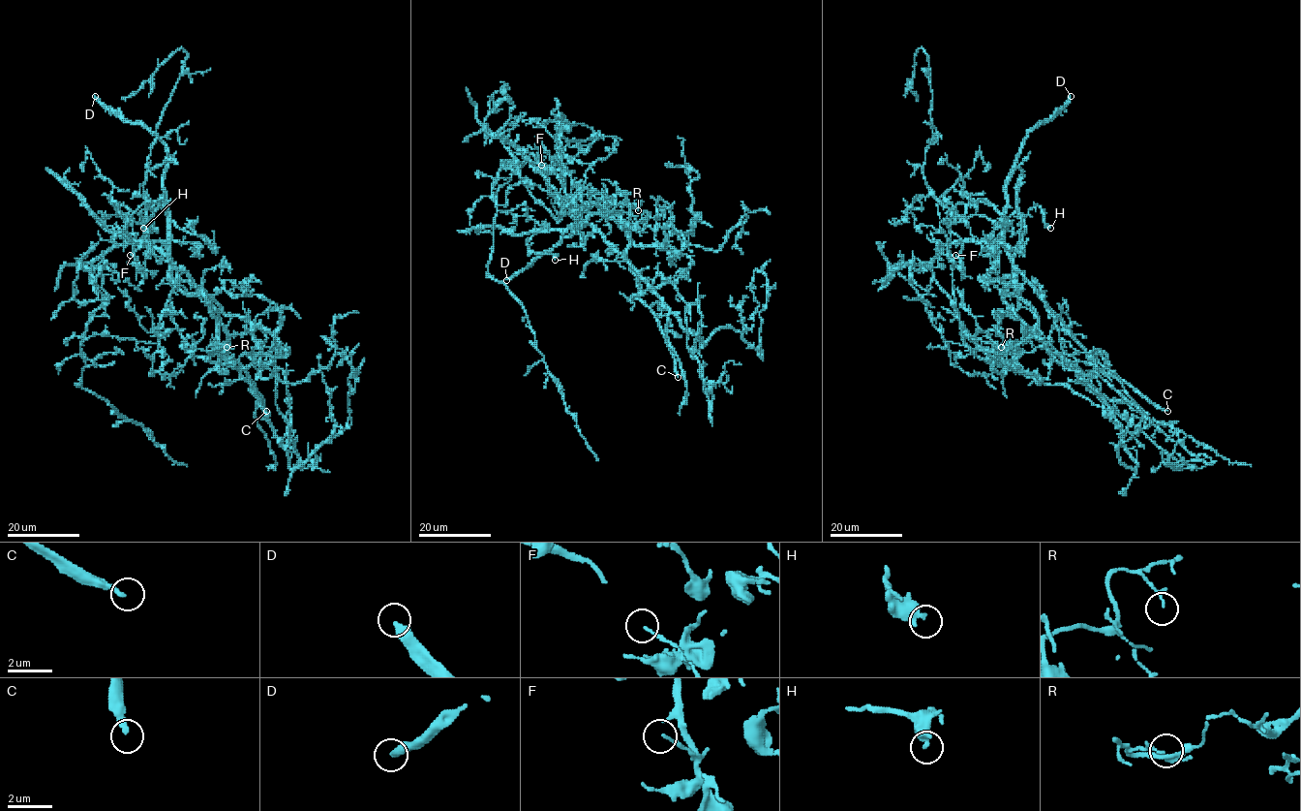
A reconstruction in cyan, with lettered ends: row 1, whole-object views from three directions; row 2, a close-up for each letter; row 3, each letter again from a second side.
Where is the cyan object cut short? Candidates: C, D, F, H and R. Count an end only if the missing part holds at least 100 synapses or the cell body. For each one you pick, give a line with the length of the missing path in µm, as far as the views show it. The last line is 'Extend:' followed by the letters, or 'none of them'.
C: missing 70 µm
D: missing 350 µm
Extend: C, D

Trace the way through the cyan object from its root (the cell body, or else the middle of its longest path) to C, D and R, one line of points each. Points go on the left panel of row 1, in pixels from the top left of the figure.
C: (169, 263), (187, 275), (215, 310), (226, 334), (226, 353), (253, 380), (266, 411)
D: (169, 263), (168, 209), (164, 190), (167, 149), (145, 127), (139, 123), (127, 122), (95, 96)
R: (169, 263), (170, 278), (186, 294), (200, 292), (216, 320), (218, 341), (210, 345), (207, 351), (226, 347)

